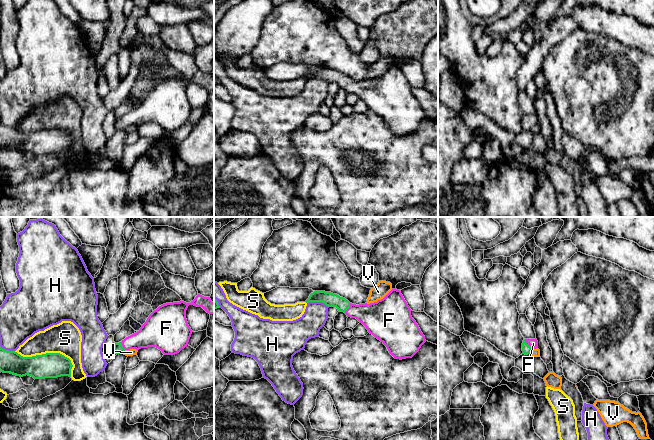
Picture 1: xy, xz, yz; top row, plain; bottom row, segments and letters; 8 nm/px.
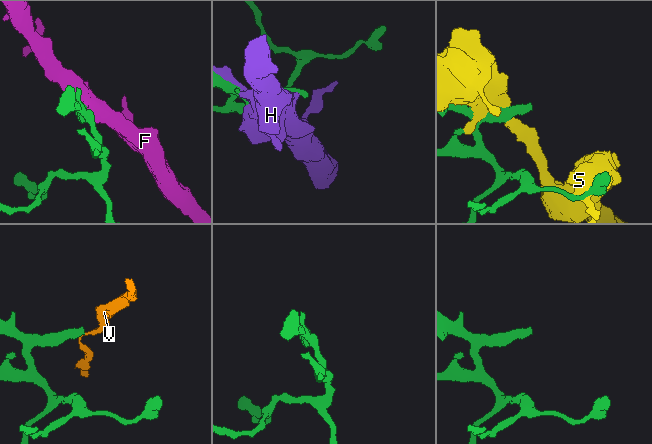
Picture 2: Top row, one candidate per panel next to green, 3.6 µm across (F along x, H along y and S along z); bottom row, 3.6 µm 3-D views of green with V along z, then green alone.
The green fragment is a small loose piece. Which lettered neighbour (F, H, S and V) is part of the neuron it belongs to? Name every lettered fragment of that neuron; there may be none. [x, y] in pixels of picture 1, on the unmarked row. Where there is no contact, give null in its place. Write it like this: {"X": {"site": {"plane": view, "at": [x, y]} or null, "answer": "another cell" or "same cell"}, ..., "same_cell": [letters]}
{"F": {"site": {"plane": "yz", "at": [528, 120]}, "answer": "same cell"}, "H": {"site": {"plane": "xz", "at": [318, 77]}, "answer": "another cell"}, "S": {"site": {"plane": "xy", "at": [50, 129]}, "answer": "another cell"}, "V": {"site": {"plane": "xy", "at": [123, 128]}, "answer": "another cell"}, "same_cell": ["F"]}

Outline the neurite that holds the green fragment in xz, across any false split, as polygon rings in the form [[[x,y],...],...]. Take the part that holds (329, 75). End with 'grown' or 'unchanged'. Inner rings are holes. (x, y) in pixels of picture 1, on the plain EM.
[[[392,65],[383,75],[370,80],[352,80],[337,70],[314,67],[305,77],[336,83],[347,93],[356,94],[380,116],[395,135],[412,134],[426,118],[400,66]]] | grown

